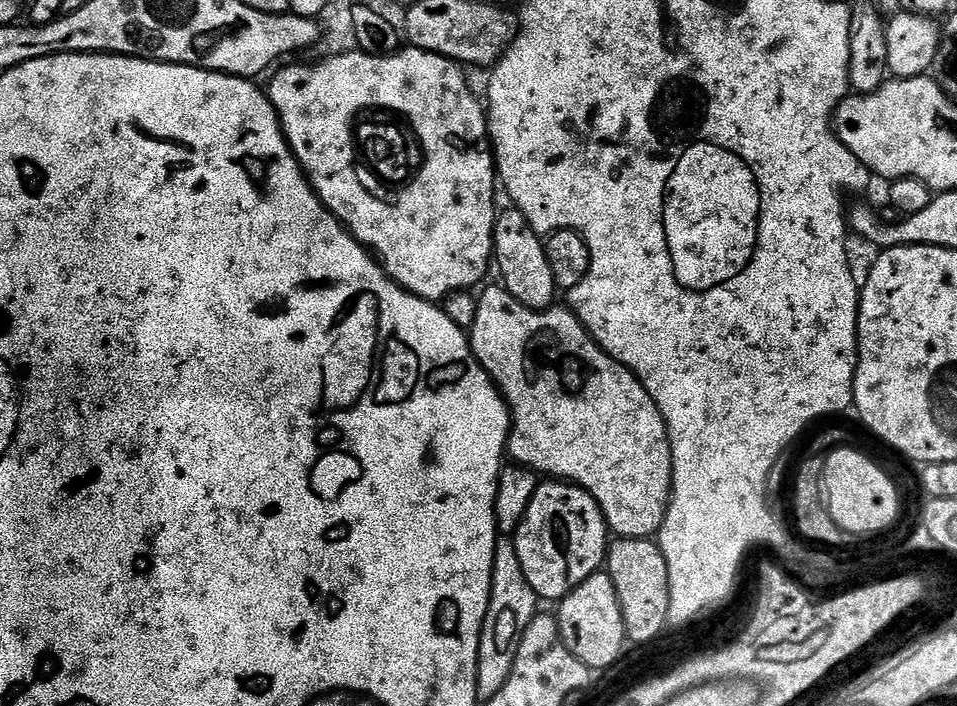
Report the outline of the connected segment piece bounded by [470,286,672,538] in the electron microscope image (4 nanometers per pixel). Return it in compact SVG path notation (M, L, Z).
M503 286L497 288L485 287L484 293L480 296L480 301L476 304L476 317L472 320L470 327L470 343L472 352L476 356L476 361L488 372L493 384L500 389L504 402L508 406L510 413L510 431L508 433L507 455L512 456L517 465L523 466L529 472L539 474L544 478L562 480L569 484L577 484L579 488L586 489L592 495L594 502L602 510L604 520L609 529L620 538L652 538L659 533L664 516L668 513L668 499L672 496L672 443L668 437L668 427L658 410L654 398L650 398L649 392L642 382L629 371L610 358L594 342L591 334L582 326L582 322L572 313L567 306L551 306L543 311L528 309L526 306L516 301L507 289Z

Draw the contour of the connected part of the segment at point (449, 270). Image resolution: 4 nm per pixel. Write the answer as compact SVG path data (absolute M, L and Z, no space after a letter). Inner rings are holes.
M411 46L401 47L399 50L390 53L388 56L370 56L362 51L342 54L341 56L329 55L326 60L320 60L317 64L292 64L284 68L266 87L268 101L276 112L276 119L280 122L280 131L284 133L284 140L288 148L294 154L294 158L300 163L304 176L308 179L308 185L316 191L316 196L322 201L324 207L352 233L357 242L367 248L369 253L382 265L388 277L393 282L405 288L413 296L420 296L423 300L440 302L443 296L452 296L455 292L464 292L475 284L485 283L484 275L488 272L488 264L493 263L493 236L498 215L496 208L496 188L498 192L498 173L496 171L496 158L488 135L488 113L485 105L468 89L468 80L463 76L461 65L455 60L448 60L433 52L427 52L421 48ZM368 104L384 104L384 108L400 108L400 112L408 112L412 120L416 120L416 128L420 128L420 136L424 136L424 144L428 144L428 168L424 168L424 176L414 176L400 192L400 197L388 205L388 182L389 174L382 174L382 168L374 164L374 158L366 158L366 150L362 146L354 146L358 142L358 136L362 135L362 122L354 120L350 124L352 134L348 134L348 120L352 120L352 112L356 108L368 108Z

